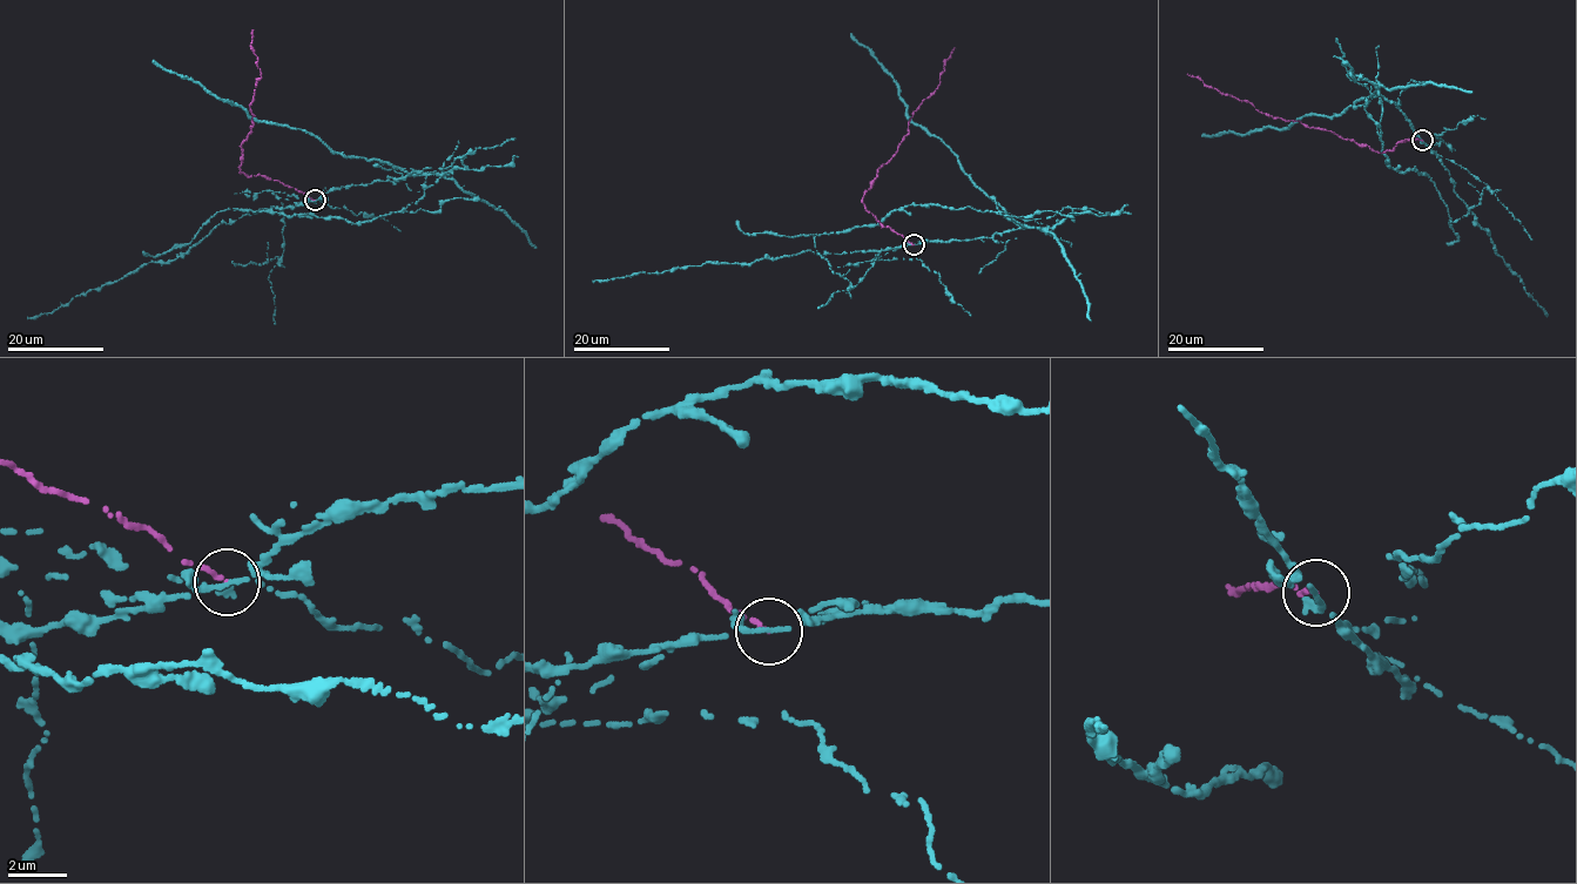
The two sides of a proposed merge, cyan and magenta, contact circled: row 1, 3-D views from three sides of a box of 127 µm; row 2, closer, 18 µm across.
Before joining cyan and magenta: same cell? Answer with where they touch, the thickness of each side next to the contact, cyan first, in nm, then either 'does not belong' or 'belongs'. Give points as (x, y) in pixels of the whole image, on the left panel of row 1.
at (315, 200); 150 nm thick on the cyan side, 140 nm on the other; does not belong

